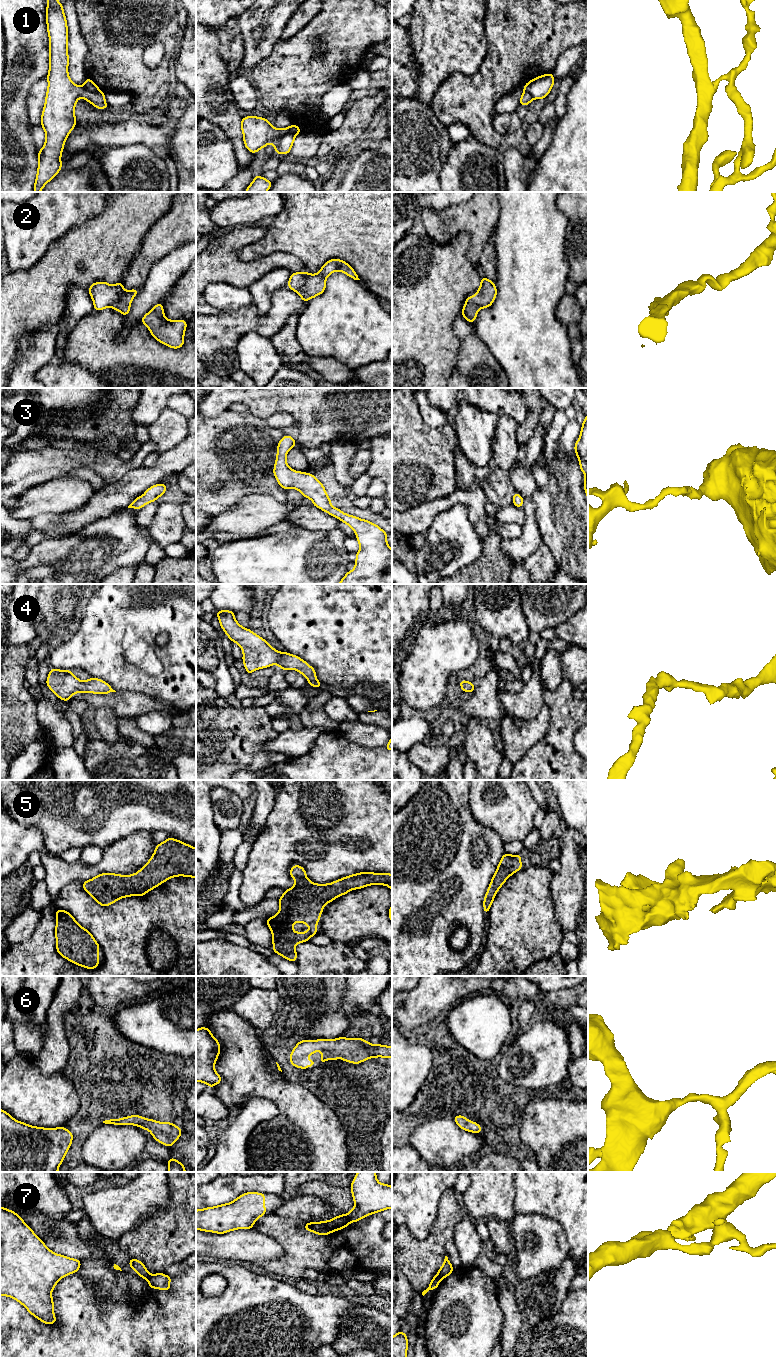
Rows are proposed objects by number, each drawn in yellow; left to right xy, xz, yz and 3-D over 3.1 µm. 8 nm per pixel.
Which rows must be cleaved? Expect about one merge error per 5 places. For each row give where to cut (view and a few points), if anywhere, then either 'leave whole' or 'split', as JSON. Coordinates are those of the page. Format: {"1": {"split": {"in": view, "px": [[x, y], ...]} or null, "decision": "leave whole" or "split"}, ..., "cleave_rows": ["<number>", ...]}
{"1": {"split": {"in": "xz", "px": [[295, 134], [284, 133], [272, 143]]}, "decision": "split"}, "2": {"split": null, "decision": "leave whole"}, "3": {"split": null, "decision": "leave whole"}, "4": {"split": null, "decision": "leave whole"}, "5": {"split": null, "decision": "leave whole"}, "6": {"split": null, "decision": "leave whole"}, "7": {"split": {"in": "xz", "px": [[344, 1215], [350, 1221]]}, "decision": "split"}, "cleave_rows": ["1", "7"]}

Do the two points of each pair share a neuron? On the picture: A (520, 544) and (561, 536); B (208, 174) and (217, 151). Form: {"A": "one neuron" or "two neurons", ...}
{"A": "two neurons", "B": "one neuron"}

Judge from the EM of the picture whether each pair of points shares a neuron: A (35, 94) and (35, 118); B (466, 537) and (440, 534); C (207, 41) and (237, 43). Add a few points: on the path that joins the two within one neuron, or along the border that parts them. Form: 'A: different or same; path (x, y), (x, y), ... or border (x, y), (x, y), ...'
A: same; path (35, 100), (35, 112)
B: same; path (460, 537), (446, 537)
C: different; border (225, 46), (227, 61), (230, 66)

